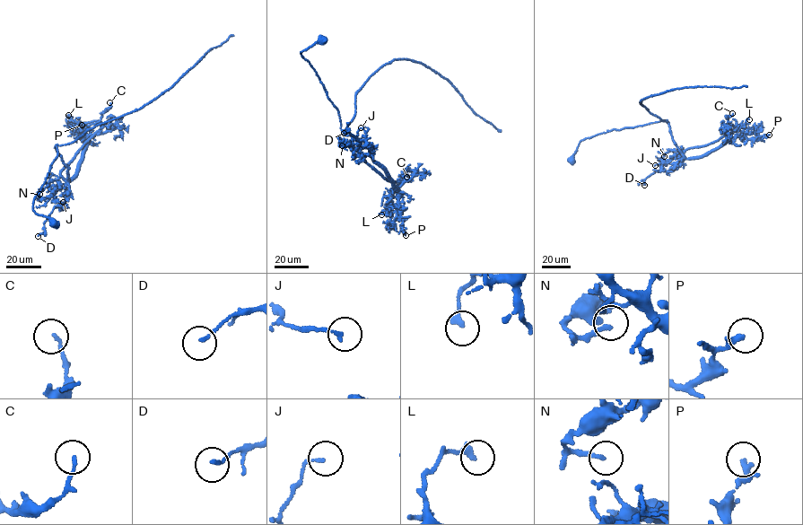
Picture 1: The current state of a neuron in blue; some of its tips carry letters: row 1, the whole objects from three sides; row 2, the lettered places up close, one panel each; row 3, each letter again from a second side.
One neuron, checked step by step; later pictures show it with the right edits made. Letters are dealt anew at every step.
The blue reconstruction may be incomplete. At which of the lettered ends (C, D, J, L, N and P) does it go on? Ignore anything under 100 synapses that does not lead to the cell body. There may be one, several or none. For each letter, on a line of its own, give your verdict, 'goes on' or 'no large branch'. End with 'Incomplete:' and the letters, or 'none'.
C: no large branch
D: no large branch
J: no large branch
L: no large branch
N: no large branch
P: no large branch
Incomplete: none

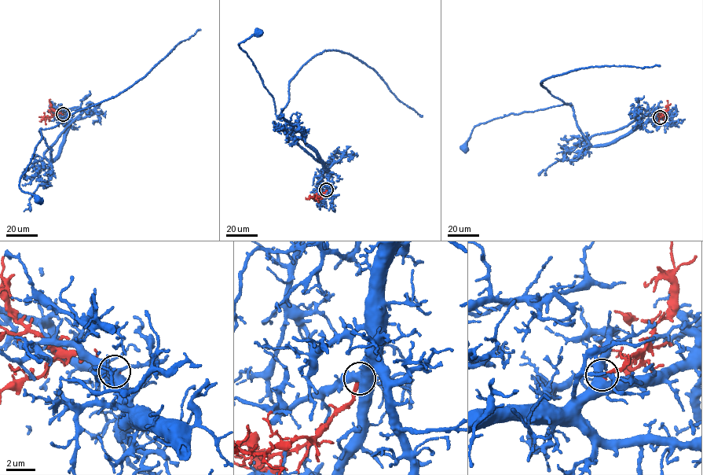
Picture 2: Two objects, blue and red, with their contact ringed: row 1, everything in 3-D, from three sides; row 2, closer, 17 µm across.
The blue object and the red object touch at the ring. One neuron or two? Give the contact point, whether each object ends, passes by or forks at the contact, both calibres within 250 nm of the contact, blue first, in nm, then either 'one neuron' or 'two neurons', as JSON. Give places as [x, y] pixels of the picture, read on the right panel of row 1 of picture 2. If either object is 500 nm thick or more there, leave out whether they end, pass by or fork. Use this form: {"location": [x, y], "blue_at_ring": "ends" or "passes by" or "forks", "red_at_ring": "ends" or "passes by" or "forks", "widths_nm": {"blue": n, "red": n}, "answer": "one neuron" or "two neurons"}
{"location": [660, 117], "blue_at_ring": "forks", "red_at_ring": "ends", "widths_nm": {"blue": 480, "red": 280}, "answer": "two neurons"}

